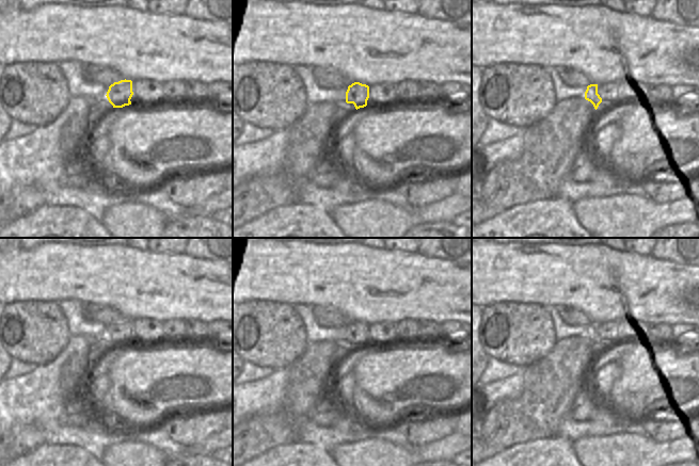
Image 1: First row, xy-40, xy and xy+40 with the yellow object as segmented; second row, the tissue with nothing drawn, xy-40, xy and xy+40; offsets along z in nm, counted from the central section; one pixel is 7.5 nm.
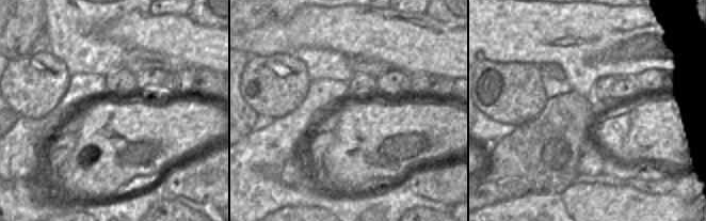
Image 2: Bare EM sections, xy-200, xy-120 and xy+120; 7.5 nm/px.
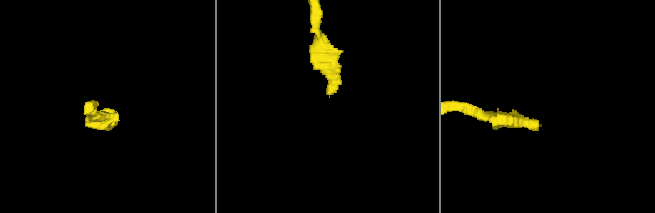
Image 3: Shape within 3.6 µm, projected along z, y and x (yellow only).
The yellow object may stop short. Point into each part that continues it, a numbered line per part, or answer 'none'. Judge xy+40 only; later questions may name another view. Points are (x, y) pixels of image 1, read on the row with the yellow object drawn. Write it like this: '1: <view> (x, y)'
1: xy+40 (602, 89)

